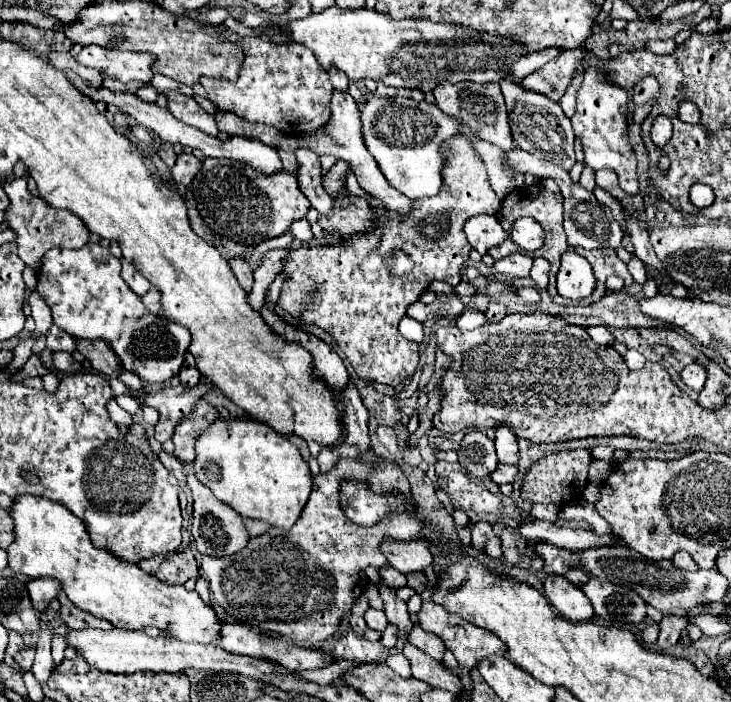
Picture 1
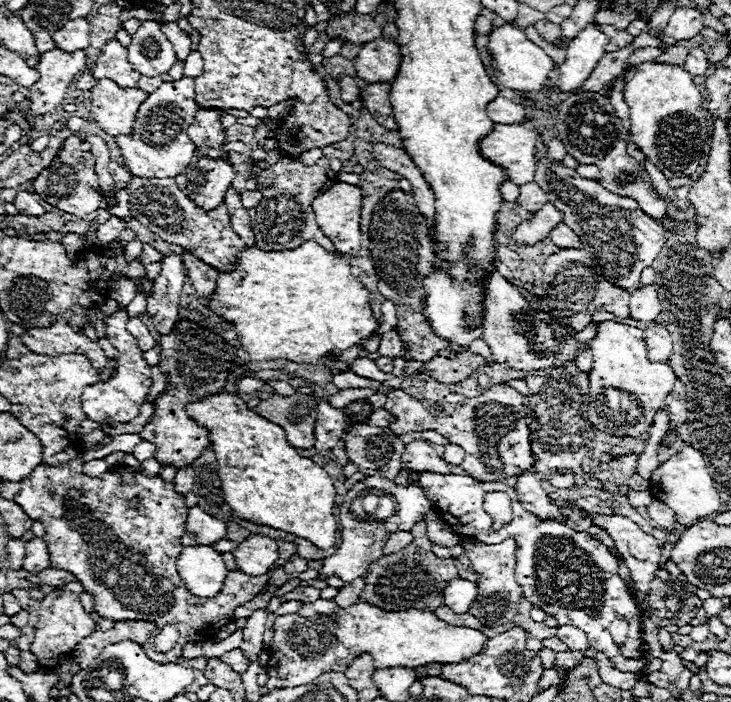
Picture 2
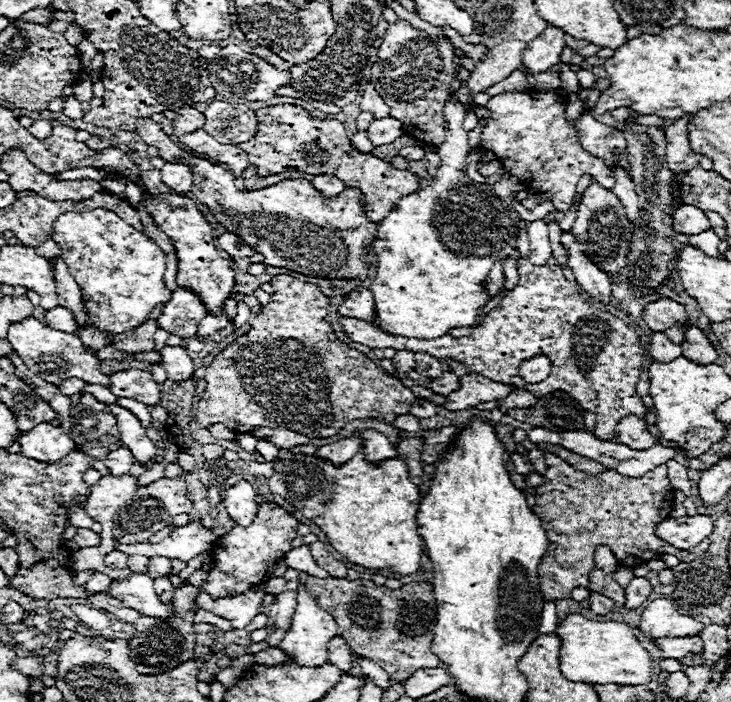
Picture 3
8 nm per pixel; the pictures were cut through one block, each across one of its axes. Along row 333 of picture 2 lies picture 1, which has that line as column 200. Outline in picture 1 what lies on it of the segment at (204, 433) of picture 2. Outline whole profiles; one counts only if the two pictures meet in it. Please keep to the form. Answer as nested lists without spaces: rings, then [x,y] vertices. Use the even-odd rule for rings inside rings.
[[[204,158],[204,168],[192,180],[192,192],[204,222],[216,234],[248,246],[282,236],[290,230],[294,220],[304,218],[310,210],[310,202],[302,194],[294,174],[282,170],[268,176],[244,162],[232,162],[230,158]]]

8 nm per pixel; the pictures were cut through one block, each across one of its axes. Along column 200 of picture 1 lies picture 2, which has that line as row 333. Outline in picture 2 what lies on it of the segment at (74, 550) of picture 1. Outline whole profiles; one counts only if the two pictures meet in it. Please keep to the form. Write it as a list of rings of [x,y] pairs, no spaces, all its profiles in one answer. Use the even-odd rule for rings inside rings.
[[[602,322],[600,332],[590,340],[594,366],[590,372],[590,402],[588,420],[602,432],[612,436],[638,438],[654,424],[654,414],[664,406],[666,396],[672,392],[676,374],[670,364],[652,364],[646,358],[644,332],[620,322]]]

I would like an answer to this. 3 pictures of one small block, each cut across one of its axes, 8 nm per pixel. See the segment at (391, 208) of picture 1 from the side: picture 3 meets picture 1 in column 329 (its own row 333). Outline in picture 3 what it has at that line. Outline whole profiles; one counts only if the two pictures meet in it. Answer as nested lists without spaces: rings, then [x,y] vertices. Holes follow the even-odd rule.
[[[148,320],[144,322],[142,326],[134,328],[134,330],[128,330],[128,332],[122,332],[118,336],[112,338],[112,346],[116,350],[126,350],[126,352],[154,352],[154,332],[156,332],[158,324],[156,320]]]

